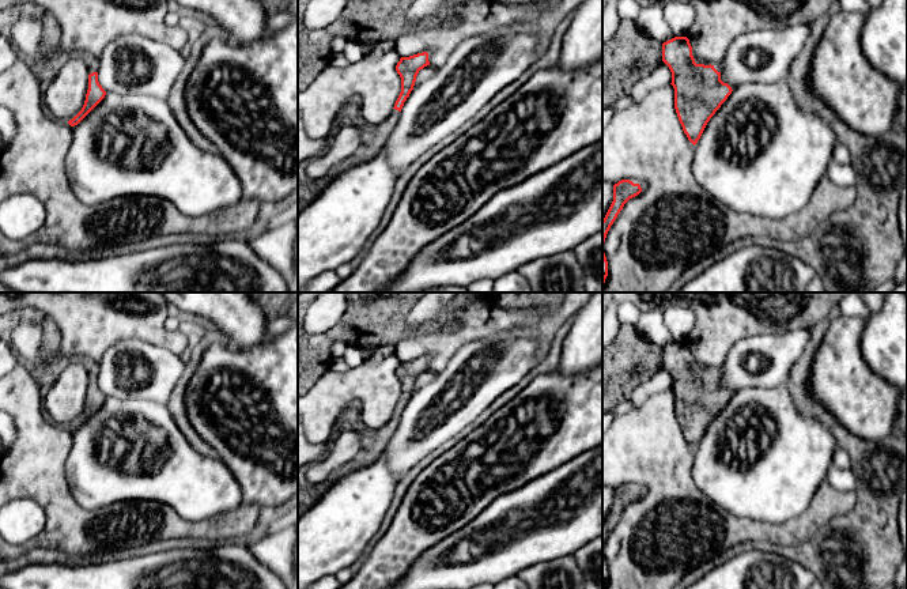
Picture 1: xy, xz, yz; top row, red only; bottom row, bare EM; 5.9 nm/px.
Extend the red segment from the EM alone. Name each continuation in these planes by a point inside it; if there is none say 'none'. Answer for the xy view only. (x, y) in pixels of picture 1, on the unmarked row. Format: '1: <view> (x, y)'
1: xy (91, 367)

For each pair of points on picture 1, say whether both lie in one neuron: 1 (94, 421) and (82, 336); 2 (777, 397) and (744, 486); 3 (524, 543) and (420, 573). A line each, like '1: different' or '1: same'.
1: different
2: same
3: same

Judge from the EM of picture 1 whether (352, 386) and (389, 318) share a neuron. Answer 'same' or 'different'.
different

